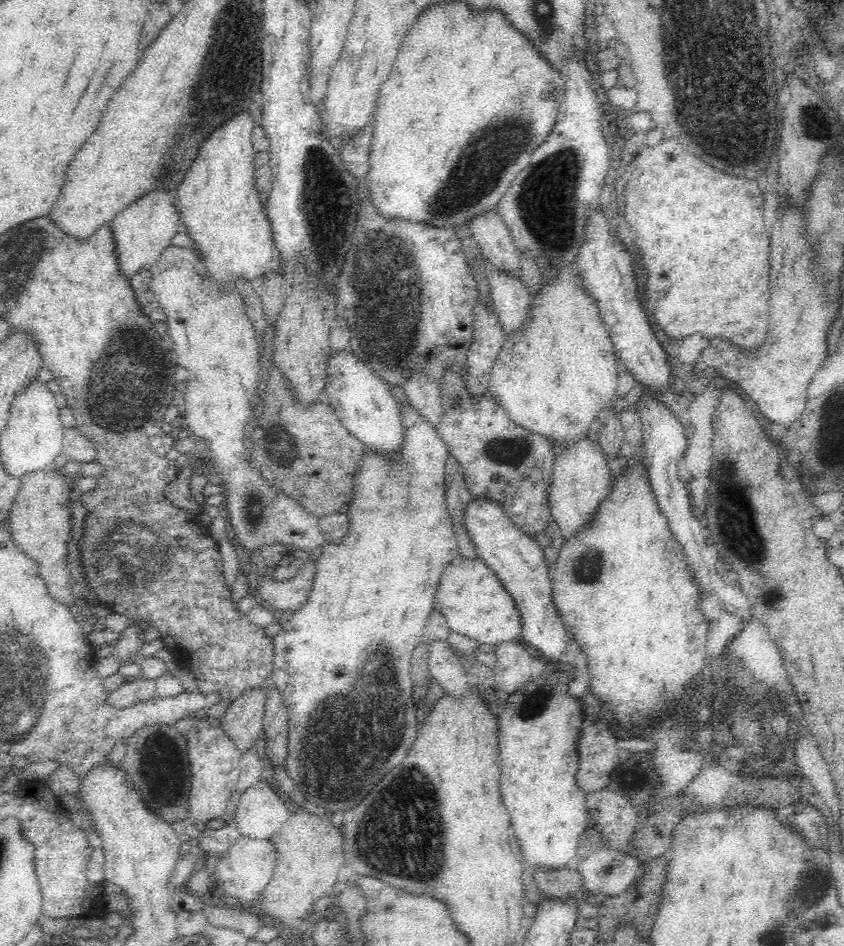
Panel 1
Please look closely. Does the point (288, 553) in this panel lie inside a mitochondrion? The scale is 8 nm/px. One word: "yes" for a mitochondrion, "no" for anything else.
no

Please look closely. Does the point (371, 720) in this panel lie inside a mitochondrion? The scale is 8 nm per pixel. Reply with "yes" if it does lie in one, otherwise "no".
yes

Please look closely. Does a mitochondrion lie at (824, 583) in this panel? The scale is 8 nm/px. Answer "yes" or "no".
no

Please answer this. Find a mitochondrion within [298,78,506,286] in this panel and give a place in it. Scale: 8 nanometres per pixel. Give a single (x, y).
(323, 196)

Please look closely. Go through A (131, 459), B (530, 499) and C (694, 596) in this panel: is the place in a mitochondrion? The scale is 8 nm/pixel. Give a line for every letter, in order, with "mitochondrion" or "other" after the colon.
A: other
B: other
C: other

